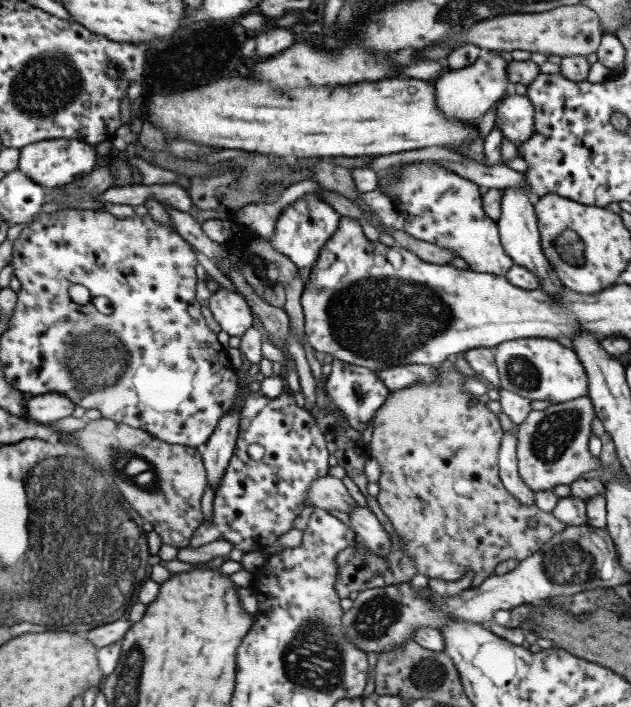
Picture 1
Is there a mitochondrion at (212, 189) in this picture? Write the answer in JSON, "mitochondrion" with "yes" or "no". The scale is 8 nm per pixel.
{"mitochondrion":"no"}

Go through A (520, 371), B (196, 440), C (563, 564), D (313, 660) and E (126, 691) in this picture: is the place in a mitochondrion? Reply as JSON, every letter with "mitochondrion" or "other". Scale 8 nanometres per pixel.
{"A":"mitochondrion","B":"other","C":"mitochondrion","D":"mitochondrion","E":"mitochondrion"}

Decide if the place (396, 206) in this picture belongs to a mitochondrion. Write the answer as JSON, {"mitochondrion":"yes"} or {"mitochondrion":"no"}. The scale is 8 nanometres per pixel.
{"mitochondrion":"no"}

